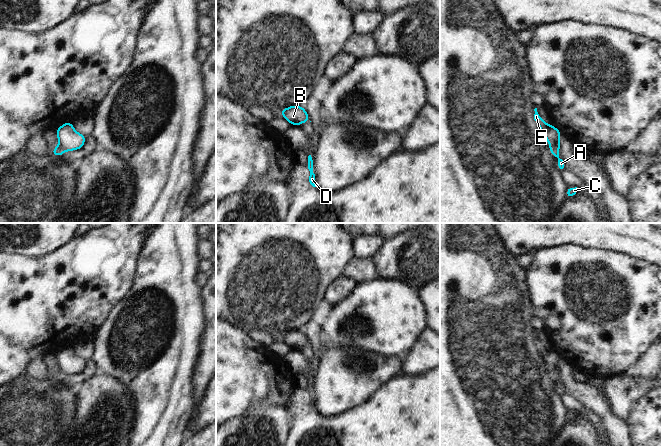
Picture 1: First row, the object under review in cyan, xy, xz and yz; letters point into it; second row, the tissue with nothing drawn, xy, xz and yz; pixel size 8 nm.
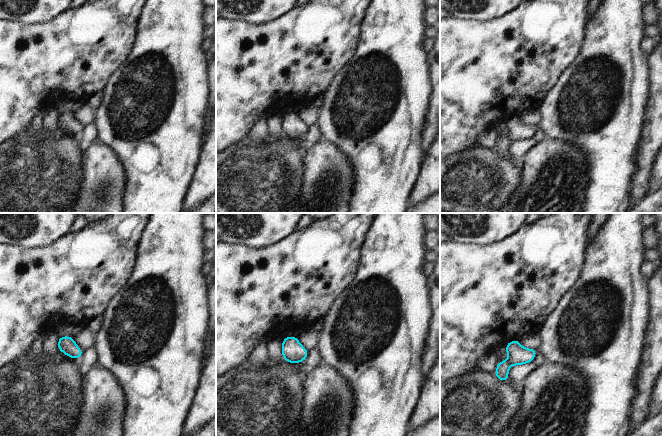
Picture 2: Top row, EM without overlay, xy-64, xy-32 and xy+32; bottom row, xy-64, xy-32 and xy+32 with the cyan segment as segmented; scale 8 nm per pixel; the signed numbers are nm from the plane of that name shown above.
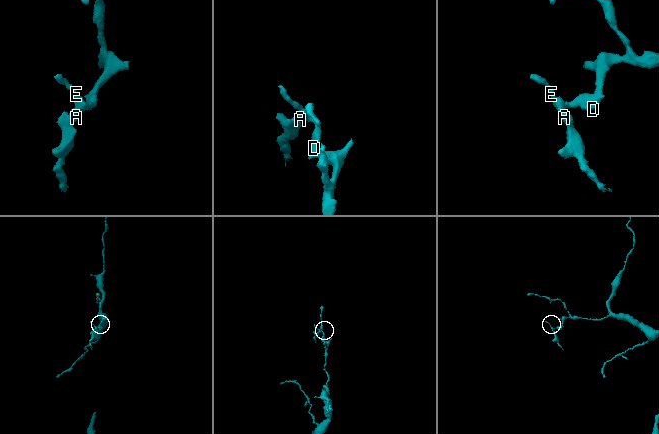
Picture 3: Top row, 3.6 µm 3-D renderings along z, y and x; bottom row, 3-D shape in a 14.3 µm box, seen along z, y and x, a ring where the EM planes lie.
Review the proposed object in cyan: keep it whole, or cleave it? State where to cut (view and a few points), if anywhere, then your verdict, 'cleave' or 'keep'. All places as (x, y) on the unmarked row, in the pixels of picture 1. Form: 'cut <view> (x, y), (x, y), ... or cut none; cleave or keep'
cut yz (550, 369), (557, 373); cleave

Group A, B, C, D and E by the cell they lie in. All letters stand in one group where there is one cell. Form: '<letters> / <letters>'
A C / B D E

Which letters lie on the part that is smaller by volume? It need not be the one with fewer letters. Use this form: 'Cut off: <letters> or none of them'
Cut off: A, C

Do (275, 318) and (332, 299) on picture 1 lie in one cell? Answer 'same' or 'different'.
different

